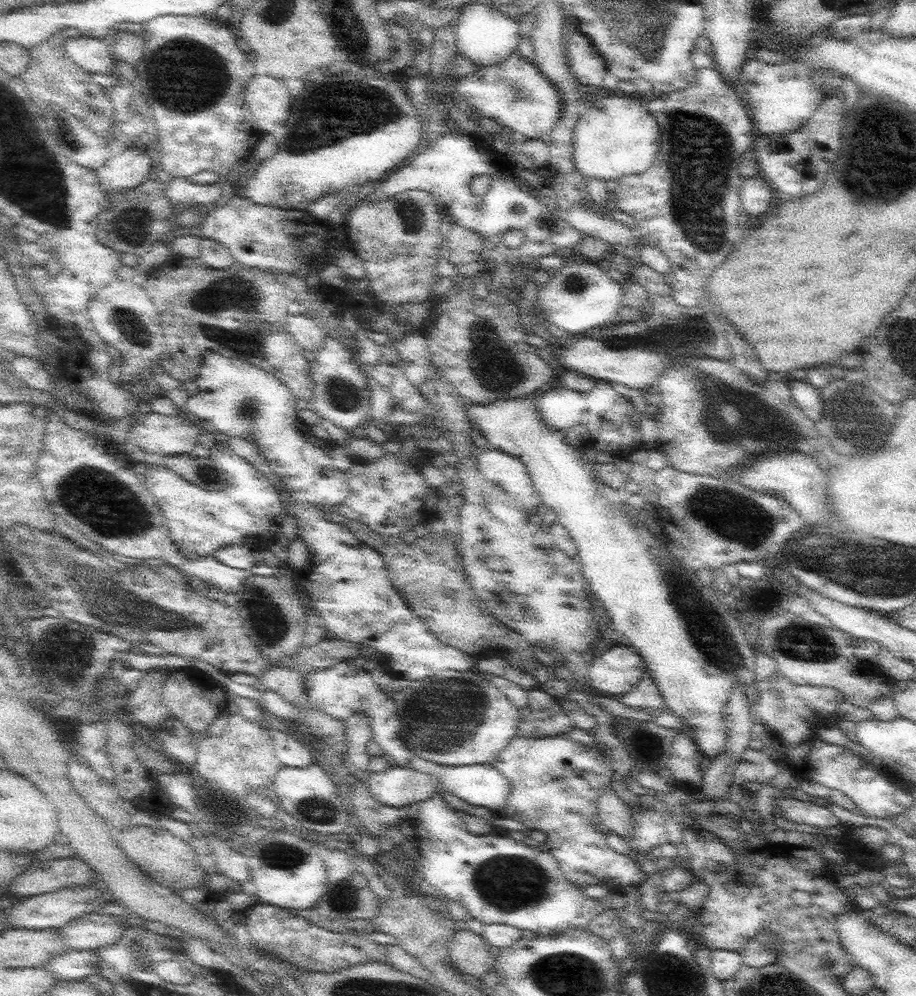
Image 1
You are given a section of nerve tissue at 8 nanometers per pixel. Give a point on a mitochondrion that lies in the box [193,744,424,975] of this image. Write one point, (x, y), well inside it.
(276, 854)

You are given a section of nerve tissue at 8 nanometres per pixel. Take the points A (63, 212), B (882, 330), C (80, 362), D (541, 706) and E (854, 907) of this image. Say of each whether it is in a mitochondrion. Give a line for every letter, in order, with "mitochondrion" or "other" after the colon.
A: mitochondrion
B: other
C: other
D: other
E: other

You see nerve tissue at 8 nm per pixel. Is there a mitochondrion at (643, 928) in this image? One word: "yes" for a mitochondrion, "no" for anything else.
no

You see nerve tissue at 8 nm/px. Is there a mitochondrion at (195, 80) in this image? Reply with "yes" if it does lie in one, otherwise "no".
yes

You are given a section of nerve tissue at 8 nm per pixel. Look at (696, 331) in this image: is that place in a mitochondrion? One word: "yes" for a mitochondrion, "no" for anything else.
yes

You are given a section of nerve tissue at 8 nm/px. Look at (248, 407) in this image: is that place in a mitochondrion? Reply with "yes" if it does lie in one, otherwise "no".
yes

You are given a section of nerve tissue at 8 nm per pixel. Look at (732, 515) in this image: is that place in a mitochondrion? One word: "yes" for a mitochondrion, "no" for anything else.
yes

